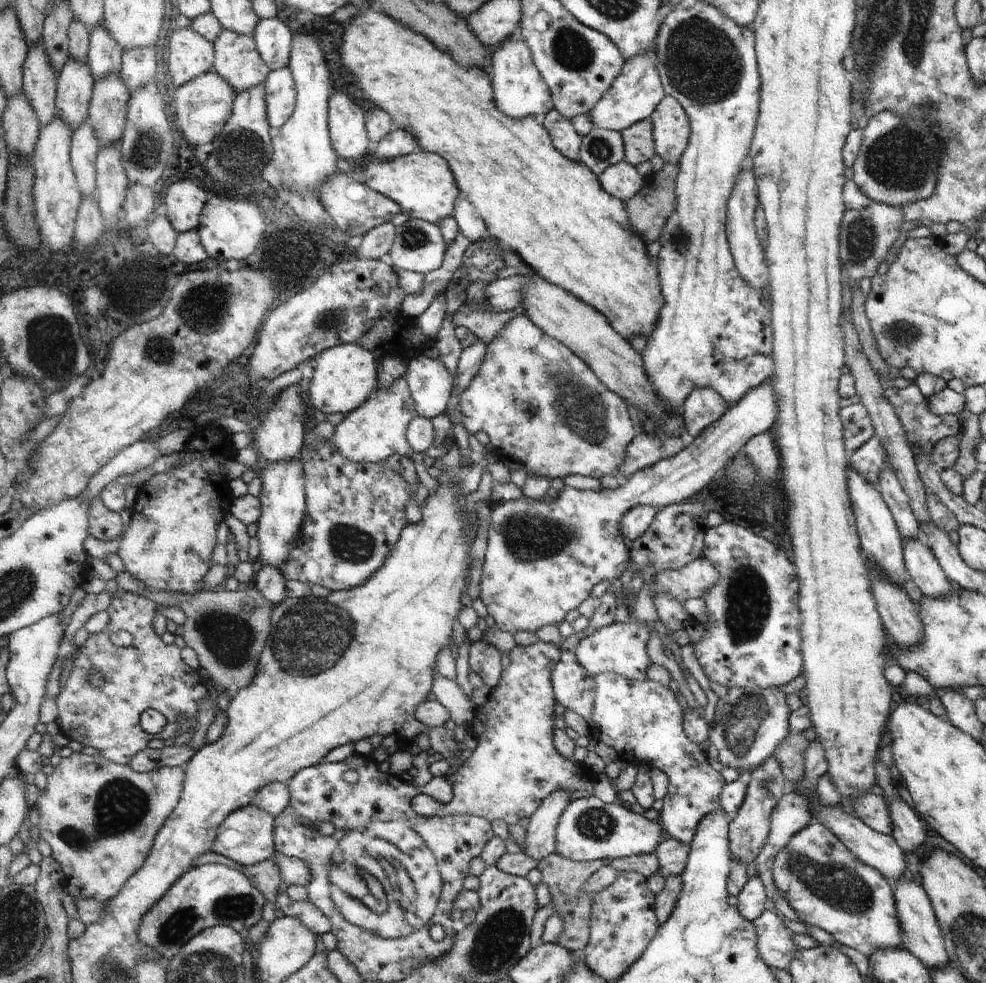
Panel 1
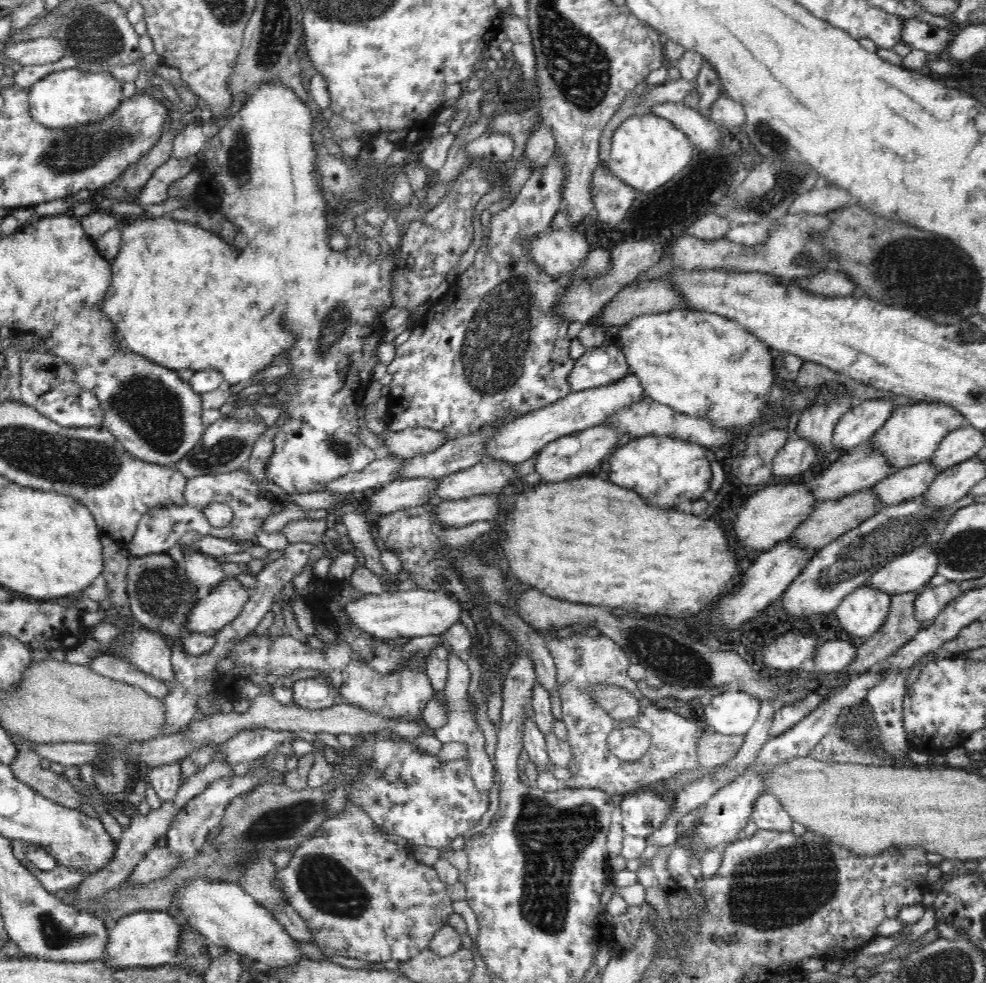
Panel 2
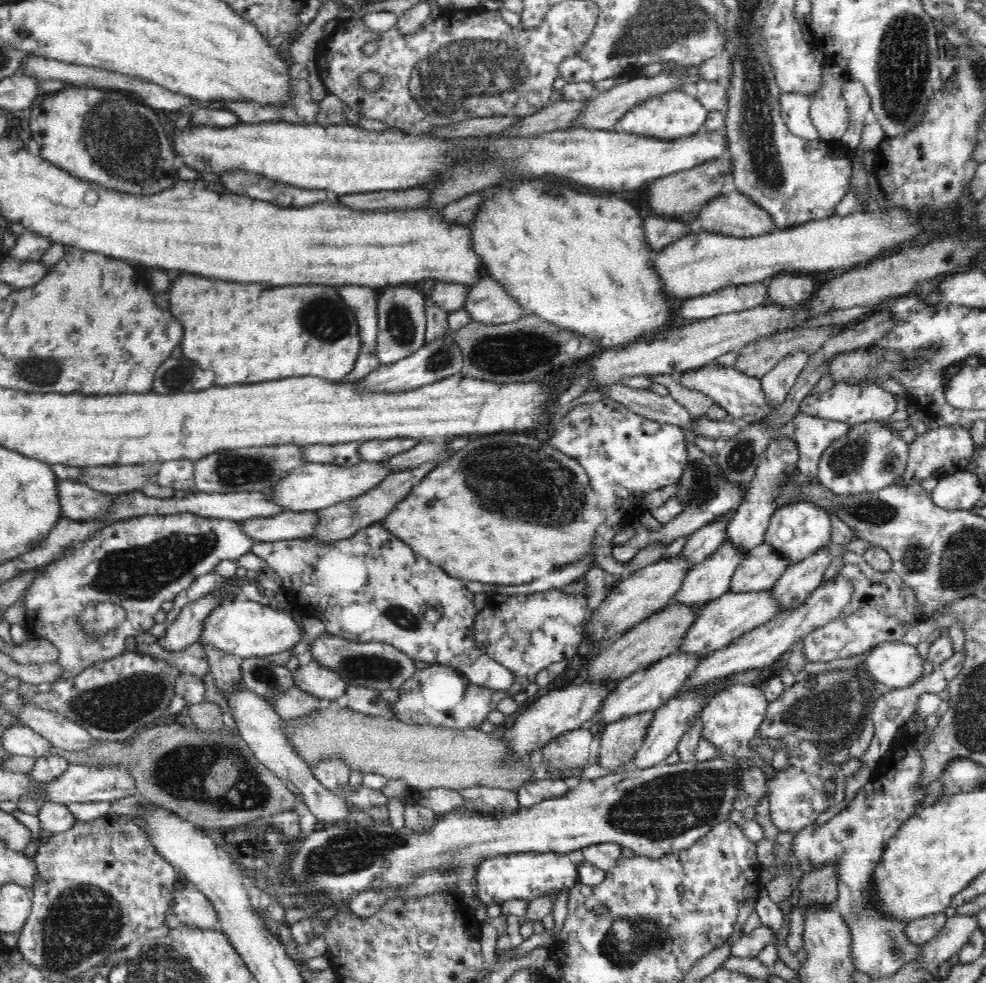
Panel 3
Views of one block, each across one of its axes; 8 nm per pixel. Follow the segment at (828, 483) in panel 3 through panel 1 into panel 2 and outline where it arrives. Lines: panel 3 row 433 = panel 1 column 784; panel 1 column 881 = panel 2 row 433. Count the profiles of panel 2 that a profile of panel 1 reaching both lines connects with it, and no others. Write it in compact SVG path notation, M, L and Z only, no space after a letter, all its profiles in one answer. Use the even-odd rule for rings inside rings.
M920 401L898 406L890 420L874 436L872 444L891 460L893 469L920 464L936 455L941 440L950 431L966 424L966 419L955 408L941 402Z

